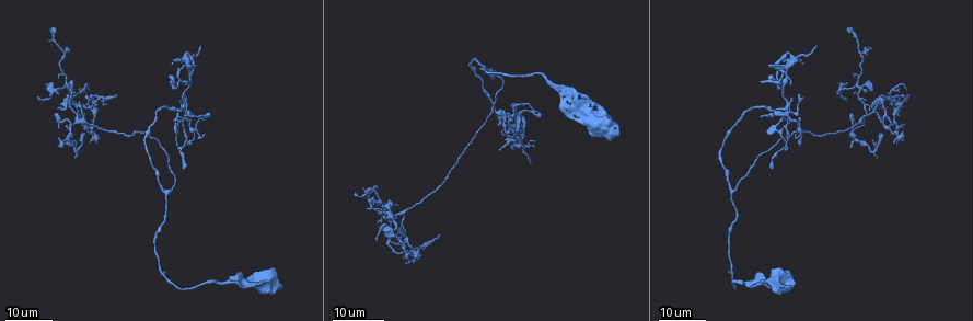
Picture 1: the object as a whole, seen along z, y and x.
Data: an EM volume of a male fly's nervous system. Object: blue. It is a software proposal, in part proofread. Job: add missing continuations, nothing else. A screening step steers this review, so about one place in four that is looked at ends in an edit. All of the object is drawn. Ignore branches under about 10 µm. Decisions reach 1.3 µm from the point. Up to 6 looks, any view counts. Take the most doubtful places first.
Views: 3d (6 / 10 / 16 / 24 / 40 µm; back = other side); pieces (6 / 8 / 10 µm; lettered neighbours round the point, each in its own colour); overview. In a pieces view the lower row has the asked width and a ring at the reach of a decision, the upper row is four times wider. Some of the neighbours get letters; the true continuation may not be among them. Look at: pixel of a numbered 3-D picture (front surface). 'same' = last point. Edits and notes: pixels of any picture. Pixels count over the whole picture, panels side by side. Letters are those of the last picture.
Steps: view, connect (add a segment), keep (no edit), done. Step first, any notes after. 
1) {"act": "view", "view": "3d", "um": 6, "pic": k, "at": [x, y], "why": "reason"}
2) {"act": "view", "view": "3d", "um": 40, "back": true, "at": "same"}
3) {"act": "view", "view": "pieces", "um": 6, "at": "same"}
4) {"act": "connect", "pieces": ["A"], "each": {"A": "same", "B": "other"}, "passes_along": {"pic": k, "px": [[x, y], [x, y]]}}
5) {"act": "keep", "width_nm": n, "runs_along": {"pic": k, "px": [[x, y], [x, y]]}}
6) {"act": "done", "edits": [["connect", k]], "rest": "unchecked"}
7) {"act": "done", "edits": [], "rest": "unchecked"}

{"act": "view", "view": "3d", "um": 24, "pic": 1, "at": [37, 96]}

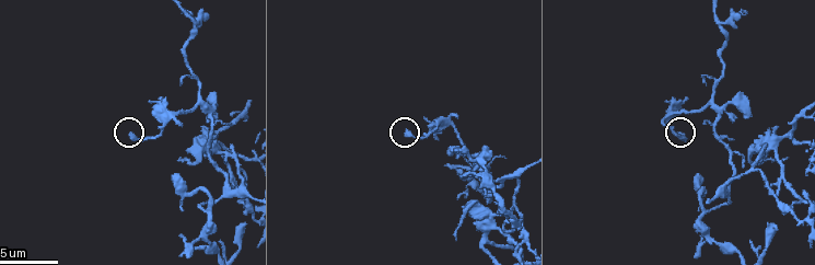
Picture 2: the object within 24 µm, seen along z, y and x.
{"act": "view", "view": "pieces", "um": 10, "pic": 2, "at": [130, 132]}

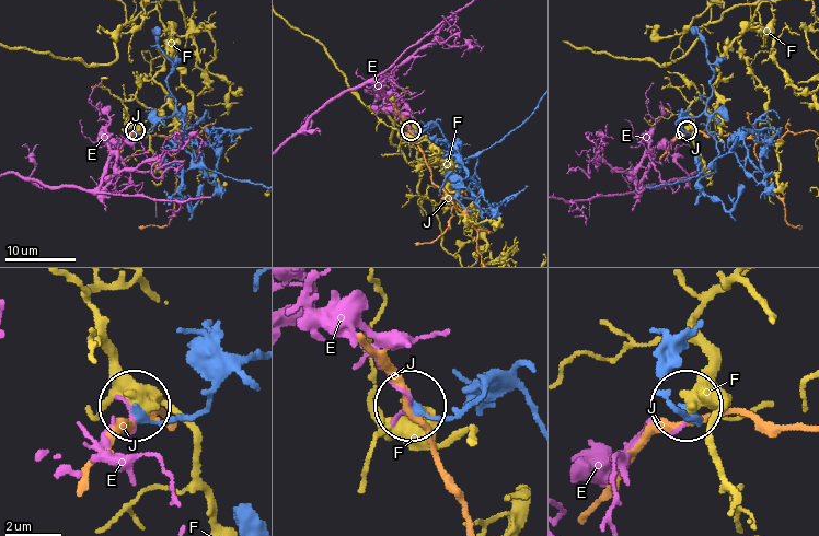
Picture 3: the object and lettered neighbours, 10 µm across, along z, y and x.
{"act": "keep", "each": {"E": "other", "F": "other", "J": "other"}, "runs_along": {"pic": 3, "px": [[249, 356], [193, 415], [157, 417], [138, 405]]}, "found": "none of them fits"}

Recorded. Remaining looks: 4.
{"act": "view", "view": "3d", "um": 24, "pic": 1, "at": [817, 45], "why": "end of a long branch"}

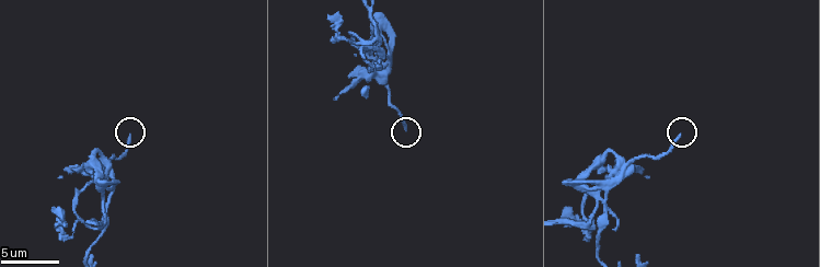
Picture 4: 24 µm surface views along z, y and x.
{"act": "view", "view": "pieces", "um": 10, "pic": 4, "at": [680, 137], "why": "see the neighbours"}

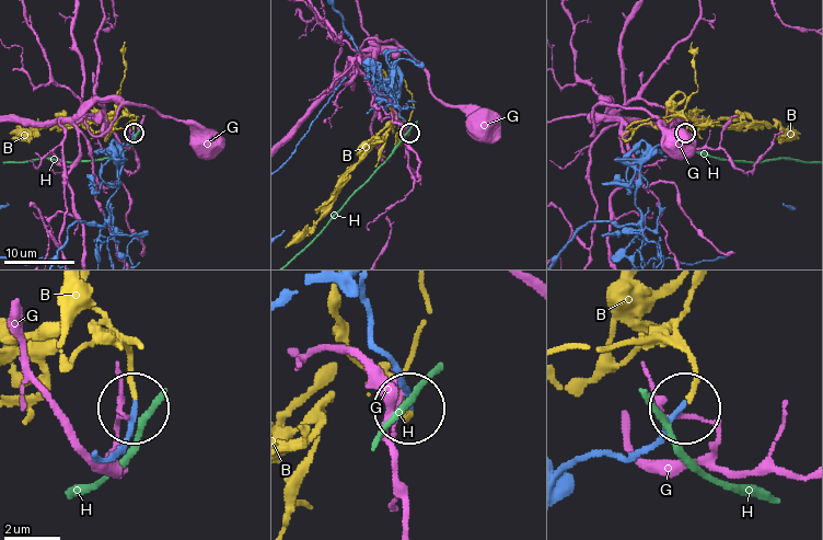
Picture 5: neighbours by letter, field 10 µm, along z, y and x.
{"act": "connect", "pieces": ["B"], "each": {"B": "same", "G": "other", "H": "other"}, "found": "it goes on there"}

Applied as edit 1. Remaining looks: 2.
{"act": "done", "edits": [["connect", 5]], "rest": "unchecked"}

